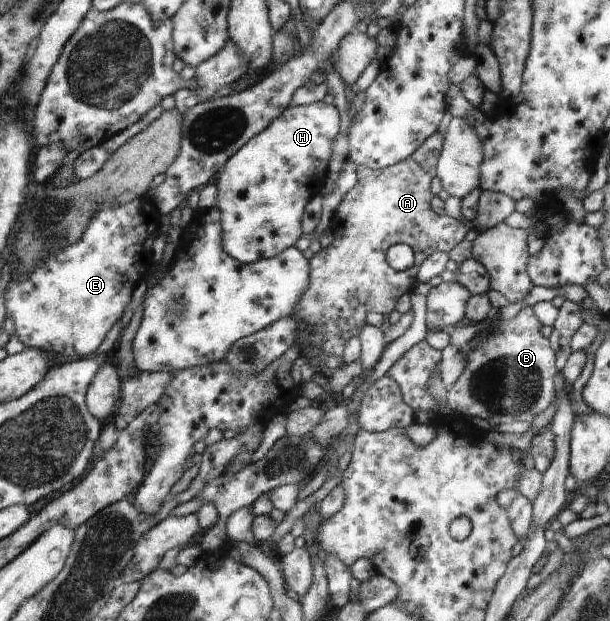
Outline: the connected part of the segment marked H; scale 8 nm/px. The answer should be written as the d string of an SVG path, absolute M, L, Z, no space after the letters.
M320 102L307 106L290 106L272 121L264 132L254 136L225 165L218 177L216 207L221 211L224 248L234 259L254 263L277 256L294 247L302 234L302 215L308 199L320 191L325 182L332 142L340 129L340 115L335 107Z

